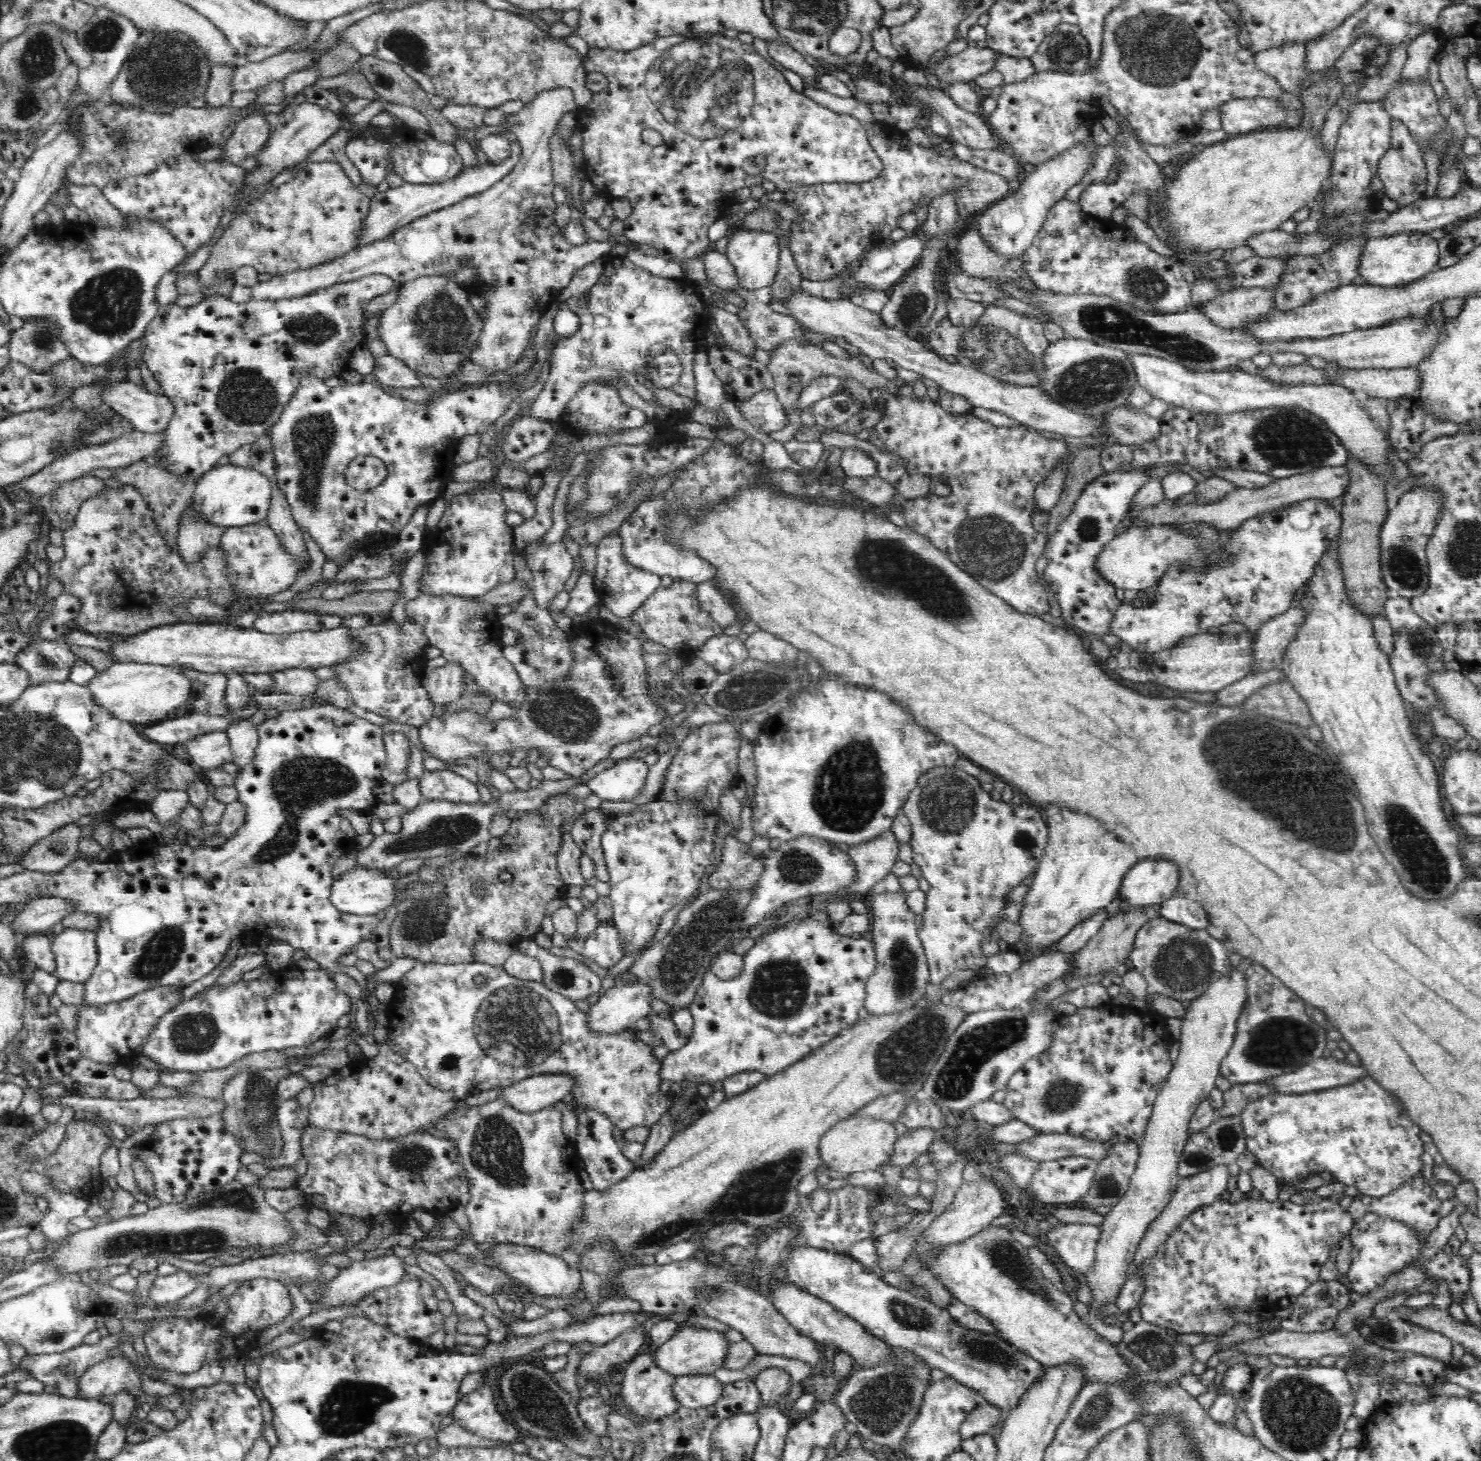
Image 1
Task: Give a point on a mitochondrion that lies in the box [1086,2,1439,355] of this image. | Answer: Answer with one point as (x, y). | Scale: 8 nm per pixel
(1157, 48)

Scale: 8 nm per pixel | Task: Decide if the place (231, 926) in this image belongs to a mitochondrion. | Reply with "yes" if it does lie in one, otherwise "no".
no

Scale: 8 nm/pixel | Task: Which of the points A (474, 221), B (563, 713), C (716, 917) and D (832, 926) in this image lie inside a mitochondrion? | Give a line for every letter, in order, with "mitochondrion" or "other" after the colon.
A: mitochondrion
B: mitochondrion
C: mitochondrion
D: other

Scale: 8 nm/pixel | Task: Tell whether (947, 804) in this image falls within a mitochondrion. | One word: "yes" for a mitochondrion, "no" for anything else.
yes

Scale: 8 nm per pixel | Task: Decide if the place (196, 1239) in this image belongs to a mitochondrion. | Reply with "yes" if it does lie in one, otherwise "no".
yes

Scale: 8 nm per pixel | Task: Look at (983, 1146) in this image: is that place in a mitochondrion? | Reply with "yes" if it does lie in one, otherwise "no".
no

